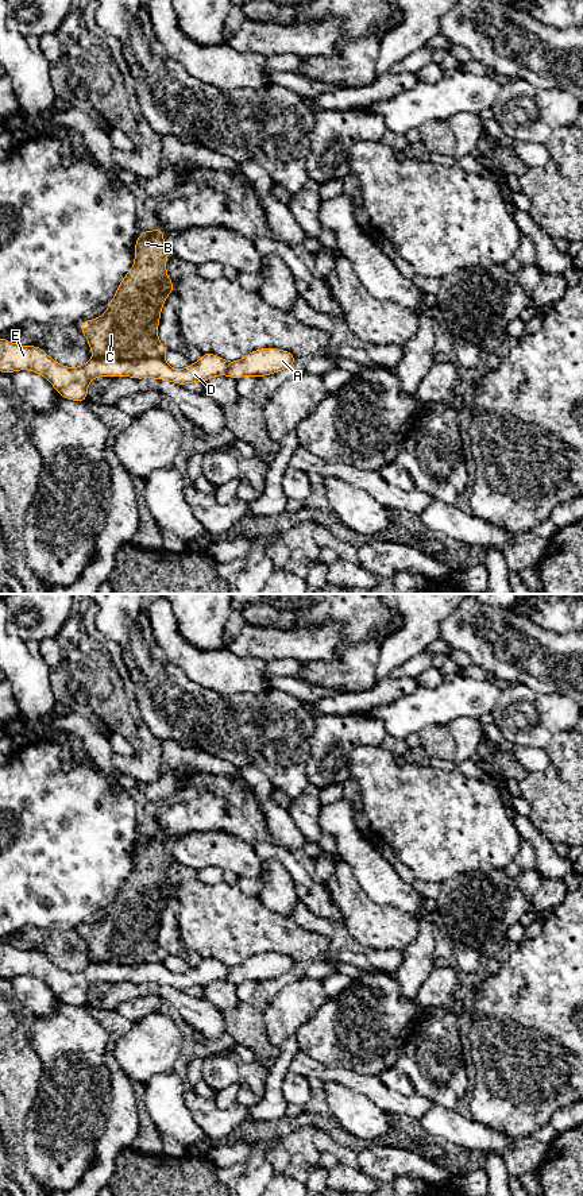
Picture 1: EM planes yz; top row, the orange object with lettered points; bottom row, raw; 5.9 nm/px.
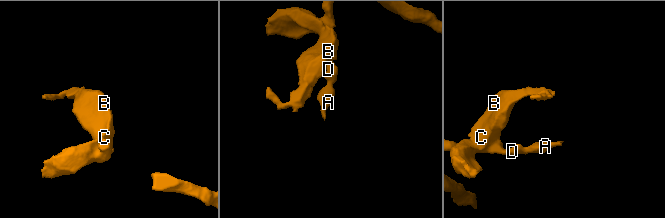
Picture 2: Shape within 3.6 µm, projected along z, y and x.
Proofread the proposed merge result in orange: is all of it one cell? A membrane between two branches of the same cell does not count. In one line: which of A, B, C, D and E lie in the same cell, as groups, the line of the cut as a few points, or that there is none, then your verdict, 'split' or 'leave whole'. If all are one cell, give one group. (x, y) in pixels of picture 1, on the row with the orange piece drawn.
A D E / B C; cut in yz along (93, 357), (162, 358); split

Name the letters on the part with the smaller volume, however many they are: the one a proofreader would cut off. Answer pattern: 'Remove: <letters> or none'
Remove: B, C

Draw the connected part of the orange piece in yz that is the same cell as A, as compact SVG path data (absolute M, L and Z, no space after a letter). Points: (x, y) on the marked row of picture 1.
M0 337L0 373L28 370L43 375L57 393L70 401L88 401L88 385L97 377L155 378L185 386L189 382L206 382L217 375L239 379L244 375L262 378L279 373L297 362L290 351L259 348L236 362L227 362L216 354L204 352L198 362L186 369L173 369L163 358L92 358L78 367L55 362L39 346L20 346Z

